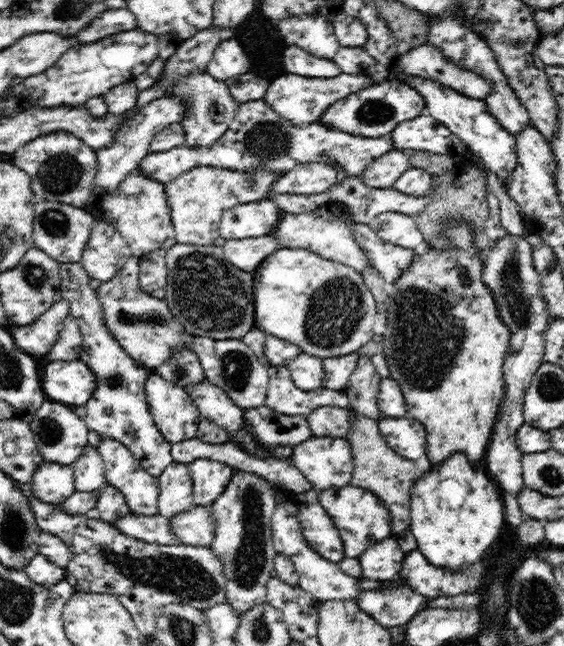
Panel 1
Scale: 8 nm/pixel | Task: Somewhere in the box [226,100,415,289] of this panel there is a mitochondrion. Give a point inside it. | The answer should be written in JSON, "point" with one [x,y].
{"point":[266,140]}

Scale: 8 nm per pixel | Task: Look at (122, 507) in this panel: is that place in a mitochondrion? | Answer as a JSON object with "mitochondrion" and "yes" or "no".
{"mitochondrion":"no"}

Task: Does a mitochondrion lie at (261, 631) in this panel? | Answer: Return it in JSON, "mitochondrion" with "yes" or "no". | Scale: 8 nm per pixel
{"mitochondrion":"yes"}

